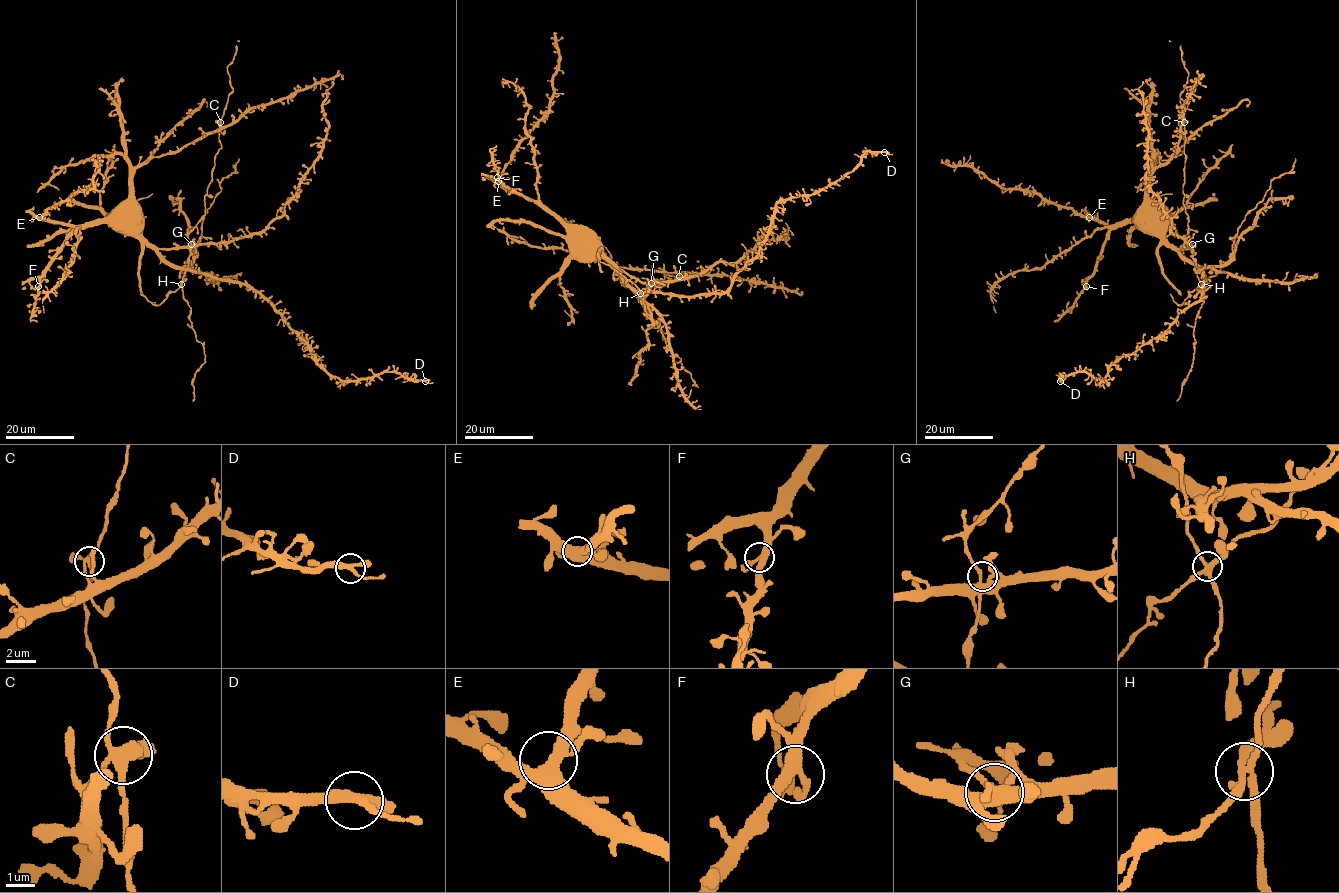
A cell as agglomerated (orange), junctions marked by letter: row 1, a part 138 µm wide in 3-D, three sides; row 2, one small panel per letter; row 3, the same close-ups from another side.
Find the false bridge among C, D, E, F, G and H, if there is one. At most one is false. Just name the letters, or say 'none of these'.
H

